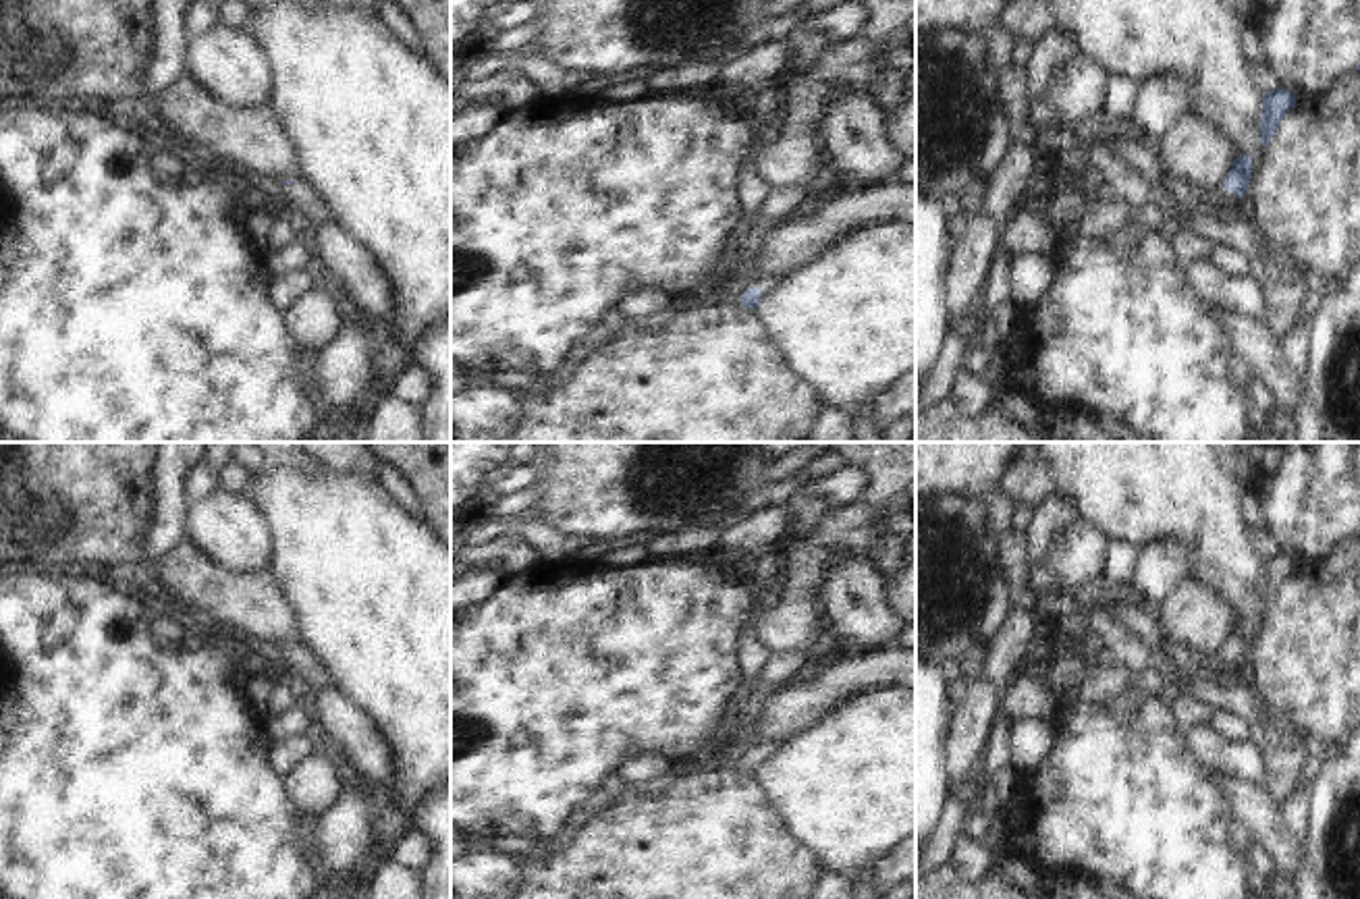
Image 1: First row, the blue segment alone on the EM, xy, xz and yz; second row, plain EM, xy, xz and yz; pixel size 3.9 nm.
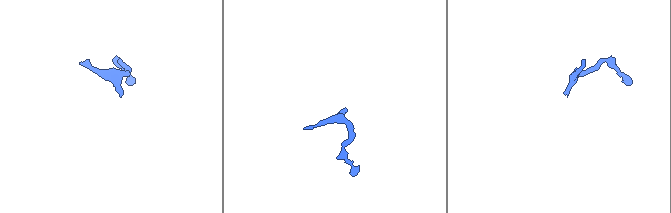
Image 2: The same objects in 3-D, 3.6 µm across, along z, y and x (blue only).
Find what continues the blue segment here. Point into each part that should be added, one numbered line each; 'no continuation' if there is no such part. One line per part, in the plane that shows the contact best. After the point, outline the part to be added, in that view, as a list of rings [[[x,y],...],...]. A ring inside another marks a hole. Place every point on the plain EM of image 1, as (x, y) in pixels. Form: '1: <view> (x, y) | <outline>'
1: xz (767, 748) | [[[777,741],[756,743],[756,745],[747,747],[747,752],[735,762],[733,770],[741,770],[741,760],[743,760],[750,752],[758,752],[758,754],[762,756],[762,762],[764,762],[764,760],[768,760],[779,747],[781,747],[781,743],[777,743]]]

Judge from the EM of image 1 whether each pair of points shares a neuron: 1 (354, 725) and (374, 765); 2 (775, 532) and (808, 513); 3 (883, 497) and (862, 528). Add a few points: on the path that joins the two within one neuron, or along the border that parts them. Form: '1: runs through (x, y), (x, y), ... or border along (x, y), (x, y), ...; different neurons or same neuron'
1: runs through (358, 736), (368, 754); same neuron
2: border along (787, 503), (794, 511), (794, 528), (777, 553); different neurons
3: border along (893, 499), (881, 515), (875, 507), (856, 501); different neurons

